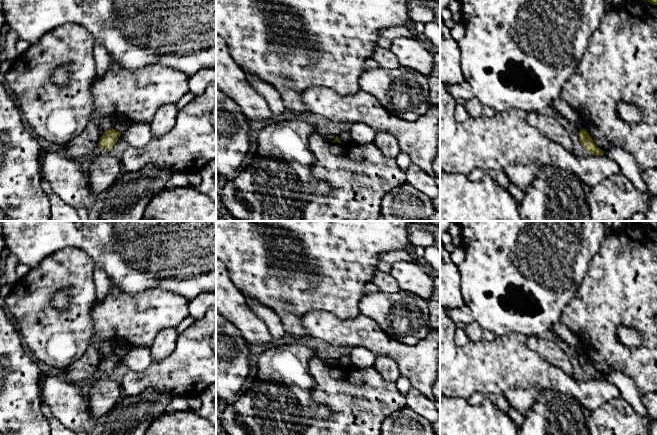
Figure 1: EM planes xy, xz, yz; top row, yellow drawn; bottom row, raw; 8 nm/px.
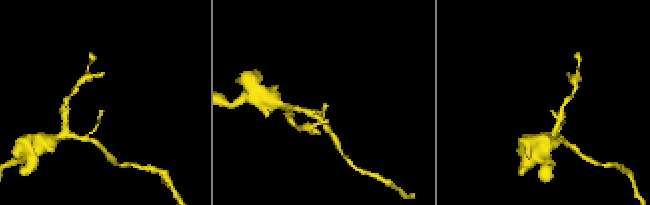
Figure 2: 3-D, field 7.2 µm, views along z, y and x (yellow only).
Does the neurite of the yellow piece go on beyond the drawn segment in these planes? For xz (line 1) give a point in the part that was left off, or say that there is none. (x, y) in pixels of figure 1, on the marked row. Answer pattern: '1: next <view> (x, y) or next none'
1: next none

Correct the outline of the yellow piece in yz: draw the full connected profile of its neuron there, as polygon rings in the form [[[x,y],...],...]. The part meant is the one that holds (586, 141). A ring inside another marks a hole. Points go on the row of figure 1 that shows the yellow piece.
[[[586,129],[580,130],[578,133],[578,136],[579,136],[579,140],[580,140],[582,147],[590,155],[599,156],[599,155],[604,154],[604,152],[594,144],[591,136],[589,135]]]

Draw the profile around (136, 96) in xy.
[[[110,60],[108,70],[102,75],[95,75],[92,83],[92,98],[95,105],[92,120],[86,129],[77,137],[66,143],[68,154],[72,158],[86,161],[97,151],[102,136],[101,120],[117,115],[129,123],[147,123],[150,125],[157,110],[165,104],[176,104],[189,91],[189,76],[184,72],[162,65],[150,65],[134,72],[120,67]]]

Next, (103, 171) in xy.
[[[96,151],[87,161],[86,173],[94,194],[99,195],[111,187],[119,178],[123,164],[118,158]]]

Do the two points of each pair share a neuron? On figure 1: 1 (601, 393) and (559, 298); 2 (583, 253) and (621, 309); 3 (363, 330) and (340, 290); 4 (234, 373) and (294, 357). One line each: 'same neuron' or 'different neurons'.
1: different neurons
2: different neurons
3: different neurons
4: different neurons

